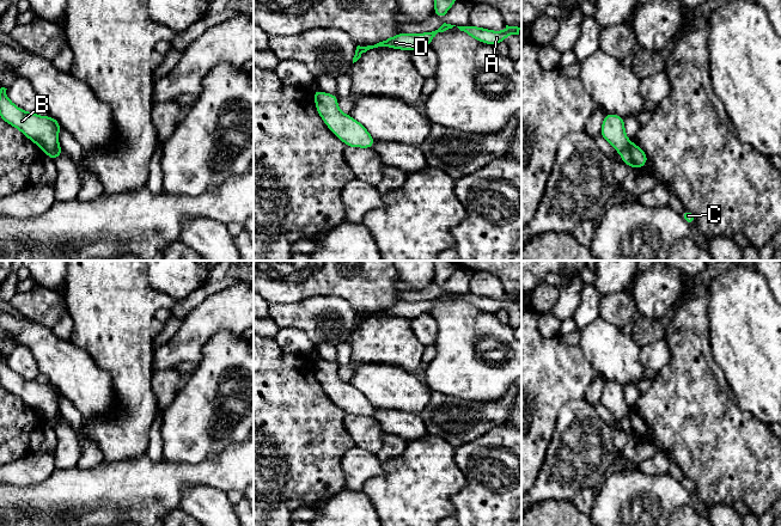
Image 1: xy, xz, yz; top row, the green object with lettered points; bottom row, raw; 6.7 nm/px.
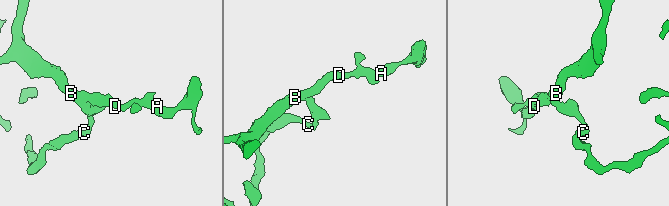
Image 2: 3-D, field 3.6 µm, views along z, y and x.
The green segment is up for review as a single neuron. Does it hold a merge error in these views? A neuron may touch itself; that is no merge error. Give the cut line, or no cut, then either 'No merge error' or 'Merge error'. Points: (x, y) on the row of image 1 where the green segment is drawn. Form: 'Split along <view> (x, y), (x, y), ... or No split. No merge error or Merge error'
Split along yz (630, 142), (620, 153). Merge error

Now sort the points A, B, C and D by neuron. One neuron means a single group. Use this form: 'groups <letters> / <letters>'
groups A B D / C

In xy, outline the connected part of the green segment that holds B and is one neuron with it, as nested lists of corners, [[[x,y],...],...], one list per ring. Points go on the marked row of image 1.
[[[5,87],[0,88],[0,117],[18,128],[33,141],[44,154],[59,148],[59,129],[62,126],[51,116],[42,117],[36,112],[23,111],[7,97]]]

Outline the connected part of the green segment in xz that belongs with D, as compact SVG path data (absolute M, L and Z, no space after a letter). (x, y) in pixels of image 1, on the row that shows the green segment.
M444 23L438 30L432 32L414 33L414 35L402 32L393 37L386 38L385 41L379 42L374 45L367 45L367 47L358 45L355 50L355 55L353 57L353 63L356 62L364 53L378 47L388 47L393 49L413 51L422 45L429 45L438 32L444 32L449 29L452 29L453 26L456 25Z

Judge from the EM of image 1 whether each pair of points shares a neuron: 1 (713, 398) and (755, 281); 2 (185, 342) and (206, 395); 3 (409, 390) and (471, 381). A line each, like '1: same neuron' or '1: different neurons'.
1: different neurons
2: different neurons
3: different neurons

